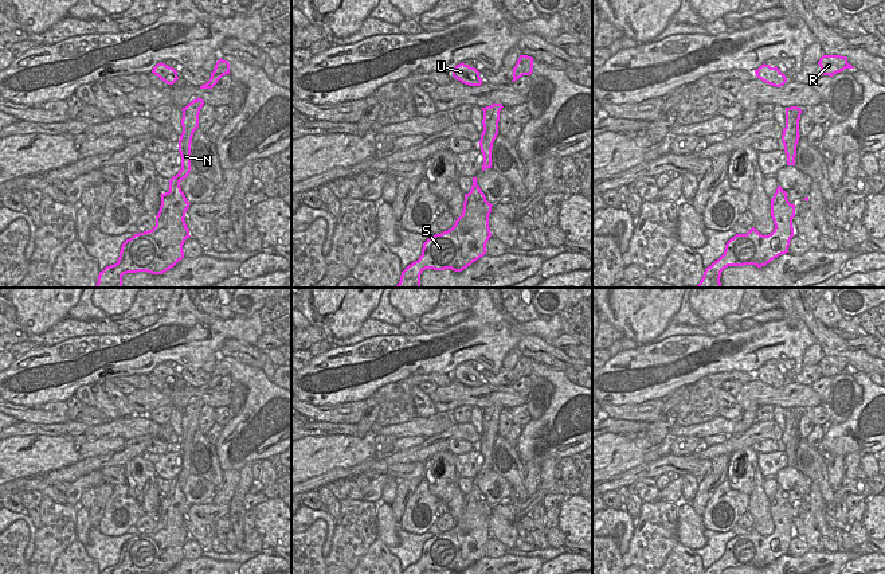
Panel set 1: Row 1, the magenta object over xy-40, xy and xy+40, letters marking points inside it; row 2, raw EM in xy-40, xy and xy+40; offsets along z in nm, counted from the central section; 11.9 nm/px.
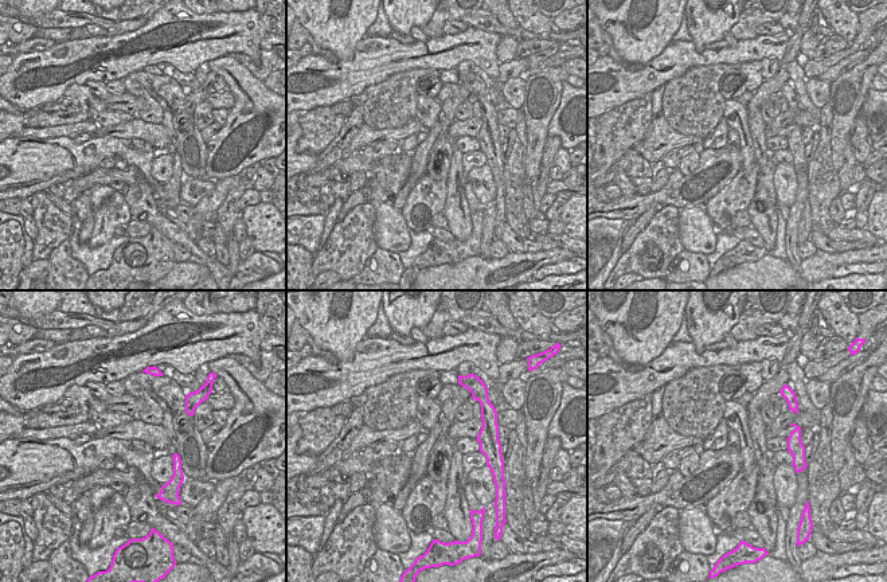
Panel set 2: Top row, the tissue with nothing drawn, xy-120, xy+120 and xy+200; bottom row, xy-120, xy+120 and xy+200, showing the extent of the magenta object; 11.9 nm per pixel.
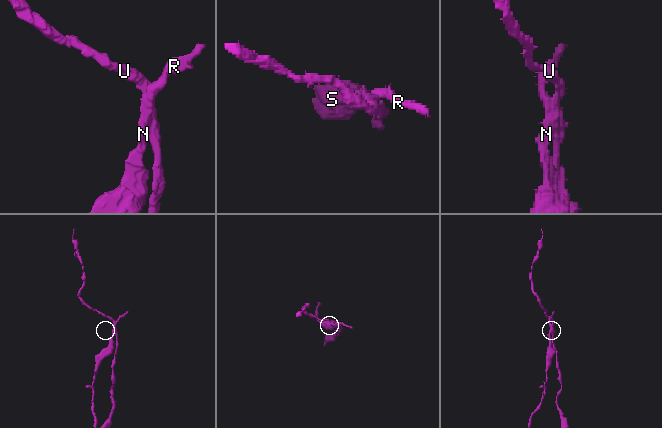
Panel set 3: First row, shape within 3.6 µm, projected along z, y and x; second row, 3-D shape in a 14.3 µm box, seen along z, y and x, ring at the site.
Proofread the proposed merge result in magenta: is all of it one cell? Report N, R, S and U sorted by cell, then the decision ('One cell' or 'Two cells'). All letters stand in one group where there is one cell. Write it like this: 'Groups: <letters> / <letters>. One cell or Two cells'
Groups: N R S / U. Two cells.

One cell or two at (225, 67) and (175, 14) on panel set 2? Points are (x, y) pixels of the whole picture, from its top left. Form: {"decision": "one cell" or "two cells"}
{"decision": "two cells"}

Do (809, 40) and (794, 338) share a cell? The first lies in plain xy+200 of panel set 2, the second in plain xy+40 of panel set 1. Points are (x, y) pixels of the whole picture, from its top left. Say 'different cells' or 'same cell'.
different cells

